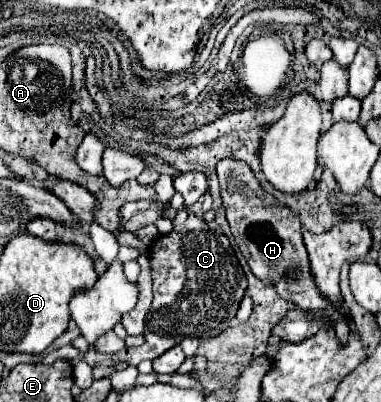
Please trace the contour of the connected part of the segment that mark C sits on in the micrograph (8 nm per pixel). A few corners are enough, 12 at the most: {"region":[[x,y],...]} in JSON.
{"region":[[186,207],[150,247],[144,345],[82,355],[94,379],[230,325],[248,281],[228,237]]}

